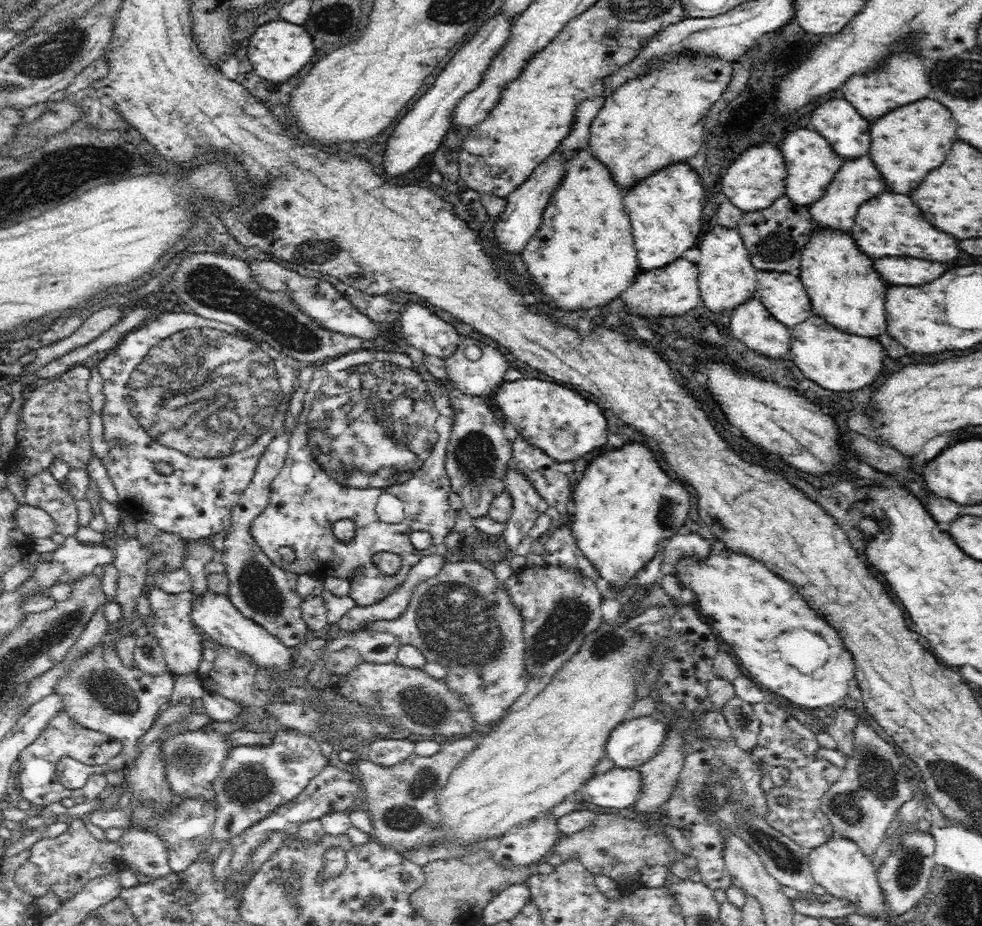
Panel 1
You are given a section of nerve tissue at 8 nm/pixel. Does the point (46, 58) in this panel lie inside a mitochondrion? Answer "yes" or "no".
yes

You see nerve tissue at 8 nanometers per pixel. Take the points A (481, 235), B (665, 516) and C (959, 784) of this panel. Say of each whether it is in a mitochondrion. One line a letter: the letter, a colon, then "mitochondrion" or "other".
A: other
B: mitochondrion
C: mitochondrion

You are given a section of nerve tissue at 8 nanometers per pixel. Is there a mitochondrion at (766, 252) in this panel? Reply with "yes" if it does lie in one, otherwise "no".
yes

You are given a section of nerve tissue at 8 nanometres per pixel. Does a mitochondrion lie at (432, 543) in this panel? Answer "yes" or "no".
no

